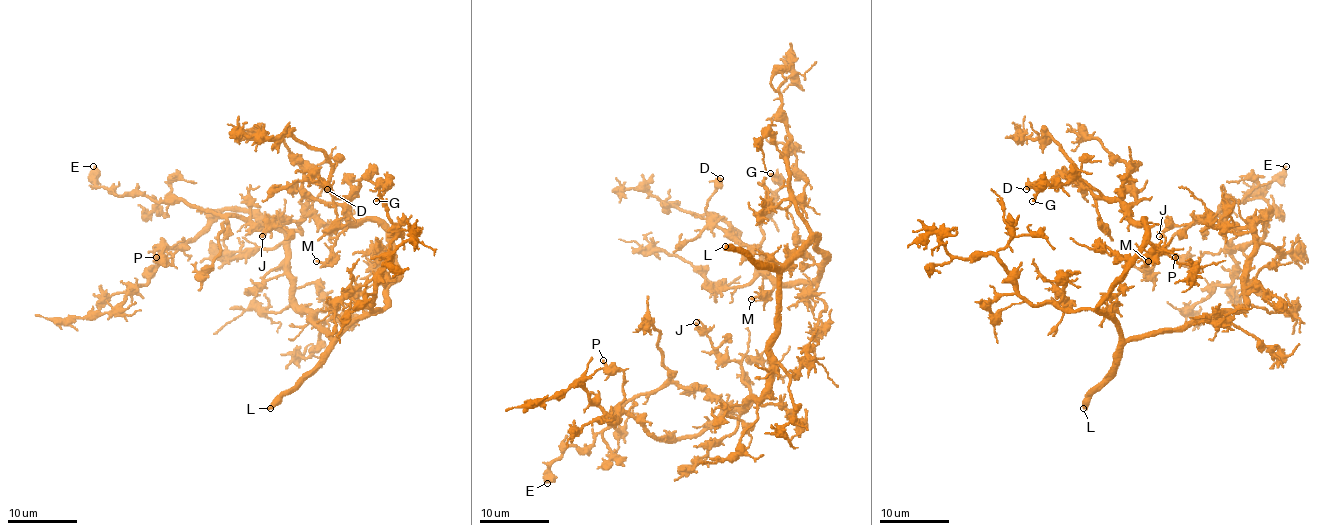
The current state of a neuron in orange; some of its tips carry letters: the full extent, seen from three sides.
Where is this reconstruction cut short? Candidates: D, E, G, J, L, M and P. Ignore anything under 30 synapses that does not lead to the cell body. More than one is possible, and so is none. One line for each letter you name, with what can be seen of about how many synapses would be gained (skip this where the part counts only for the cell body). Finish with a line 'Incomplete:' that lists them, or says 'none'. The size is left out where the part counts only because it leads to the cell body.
L: Roughly 950 synapses
Incomplete: L

